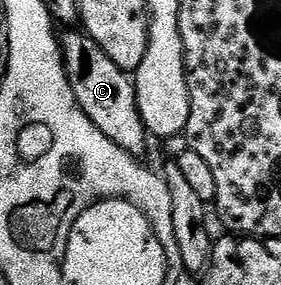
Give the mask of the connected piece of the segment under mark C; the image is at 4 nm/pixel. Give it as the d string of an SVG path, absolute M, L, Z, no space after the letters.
M69 30L60 37L61 56L65 60L65 77L69 80L71 90L75 94L75 102L95 122L115 146L119 146L129 156L144 157L147 133L141 122L139 106L137 105L137 85L131 79L130 73L125 72L91 37L81 30Z

